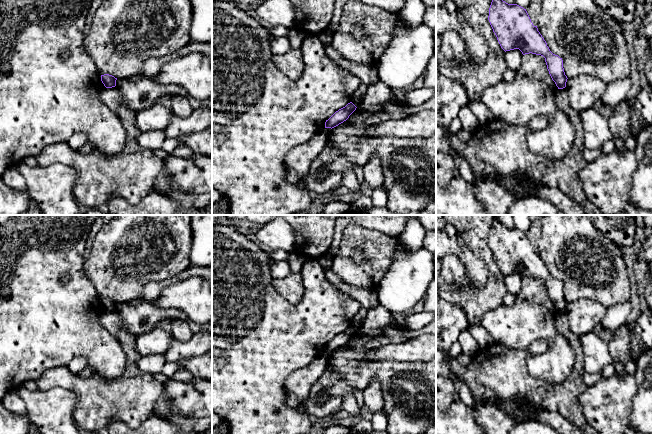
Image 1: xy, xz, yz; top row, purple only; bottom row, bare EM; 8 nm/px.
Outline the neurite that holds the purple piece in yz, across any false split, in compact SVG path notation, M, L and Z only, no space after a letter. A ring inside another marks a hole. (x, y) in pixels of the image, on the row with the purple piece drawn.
M492 0L488 20L505 52L519 49L523 55L532 53L543 56L558 89L566 87L568 78L562 58L550 51L537 26L531 22L526 9L503 0Z

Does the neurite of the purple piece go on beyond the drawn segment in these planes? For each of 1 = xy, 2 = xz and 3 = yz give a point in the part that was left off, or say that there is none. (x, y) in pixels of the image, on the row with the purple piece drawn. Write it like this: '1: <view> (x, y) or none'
1: none
2: none
3: none

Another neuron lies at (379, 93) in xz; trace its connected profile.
M378 81L377 83L368 86L367 92L357 108L366 109L374 105L389 103L390 97L391 88L384 82Z

